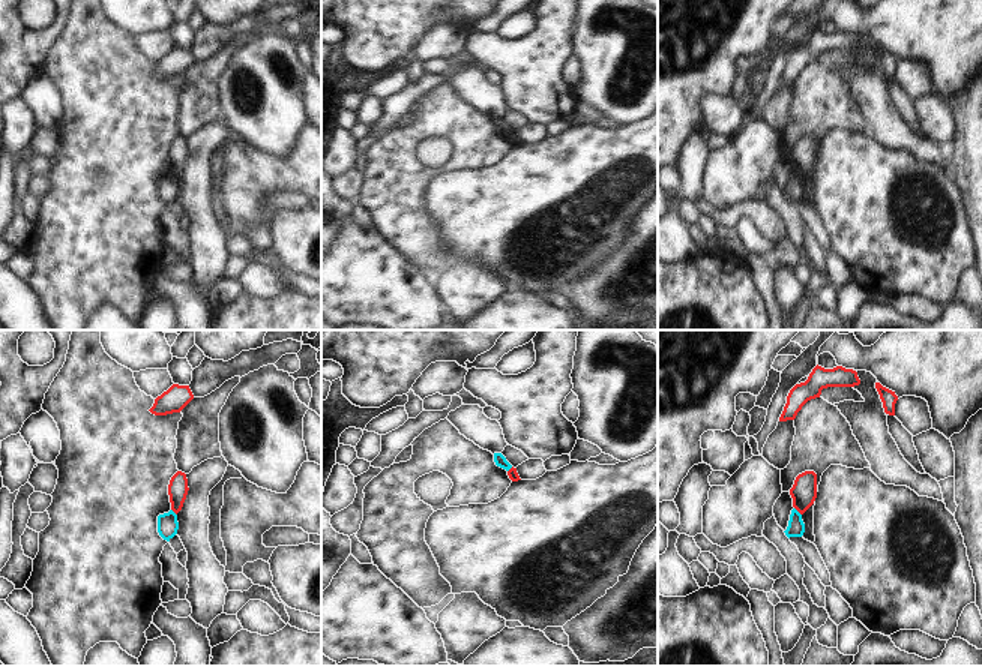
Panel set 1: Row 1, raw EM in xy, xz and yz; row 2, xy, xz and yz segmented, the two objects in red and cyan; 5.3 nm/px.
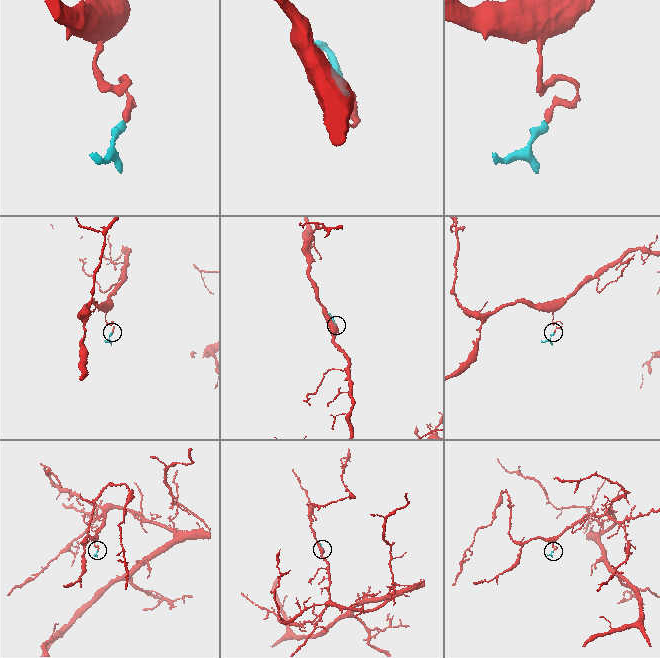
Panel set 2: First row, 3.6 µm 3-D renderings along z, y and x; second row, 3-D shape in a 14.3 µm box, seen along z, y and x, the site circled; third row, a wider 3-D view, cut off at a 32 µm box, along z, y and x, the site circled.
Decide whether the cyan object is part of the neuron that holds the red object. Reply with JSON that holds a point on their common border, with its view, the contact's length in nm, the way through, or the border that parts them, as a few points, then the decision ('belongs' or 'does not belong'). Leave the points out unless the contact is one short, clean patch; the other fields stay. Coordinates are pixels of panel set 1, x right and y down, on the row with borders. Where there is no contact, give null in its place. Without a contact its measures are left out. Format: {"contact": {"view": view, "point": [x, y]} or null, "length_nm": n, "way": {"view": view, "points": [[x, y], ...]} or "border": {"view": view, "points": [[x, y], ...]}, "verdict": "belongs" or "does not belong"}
{"contact": {"view": "yz", "point": [798, 510]}, "length_nm": 60, "border": {"view": "yz", "points": [[795, 507], [801, 515]]}, "verdict": "does not belong"}

